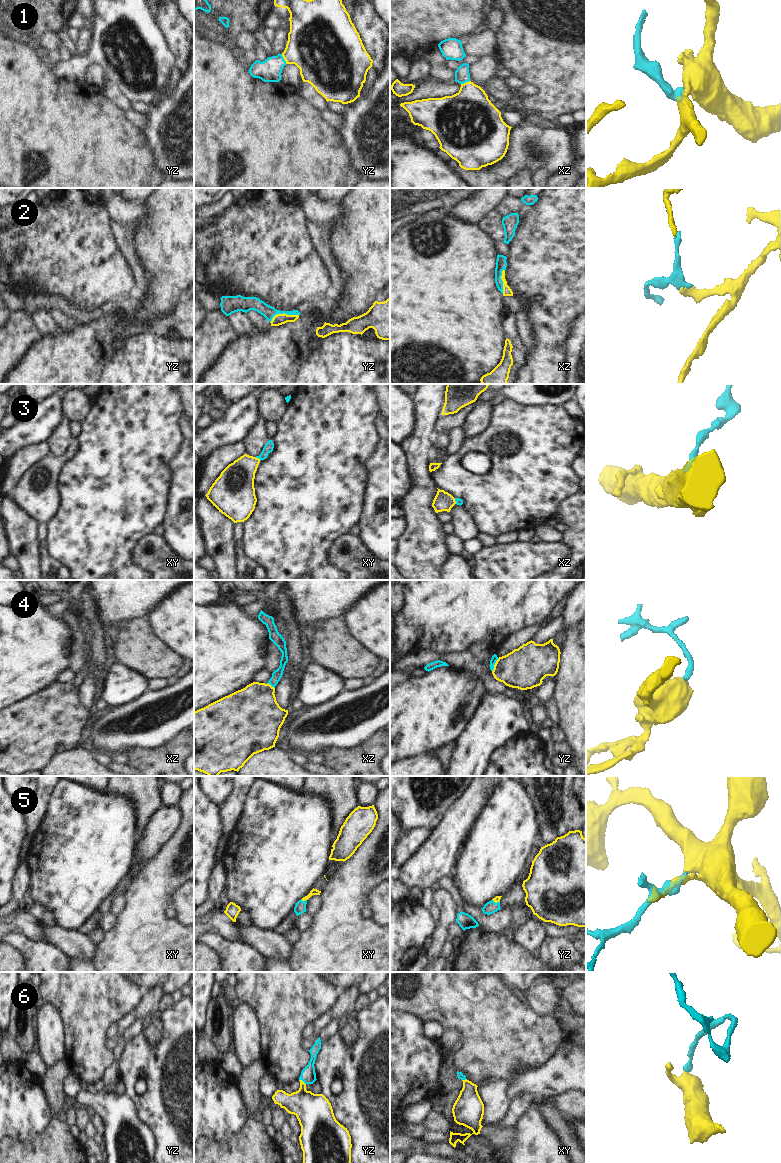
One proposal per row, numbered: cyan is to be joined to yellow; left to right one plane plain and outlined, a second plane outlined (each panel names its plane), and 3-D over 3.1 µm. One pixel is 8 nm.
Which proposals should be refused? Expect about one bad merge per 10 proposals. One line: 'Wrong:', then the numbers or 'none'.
Wrong: 4

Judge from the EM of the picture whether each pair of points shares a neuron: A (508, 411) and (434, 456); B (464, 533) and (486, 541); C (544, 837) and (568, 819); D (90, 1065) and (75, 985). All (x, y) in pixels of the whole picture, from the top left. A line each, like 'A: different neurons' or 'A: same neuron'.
A: different neurons
B: different neurons
C: same neuron
D: same neuron

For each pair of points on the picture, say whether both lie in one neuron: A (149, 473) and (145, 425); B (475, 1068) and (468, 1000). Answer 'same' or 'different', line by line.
A: same
B: same

